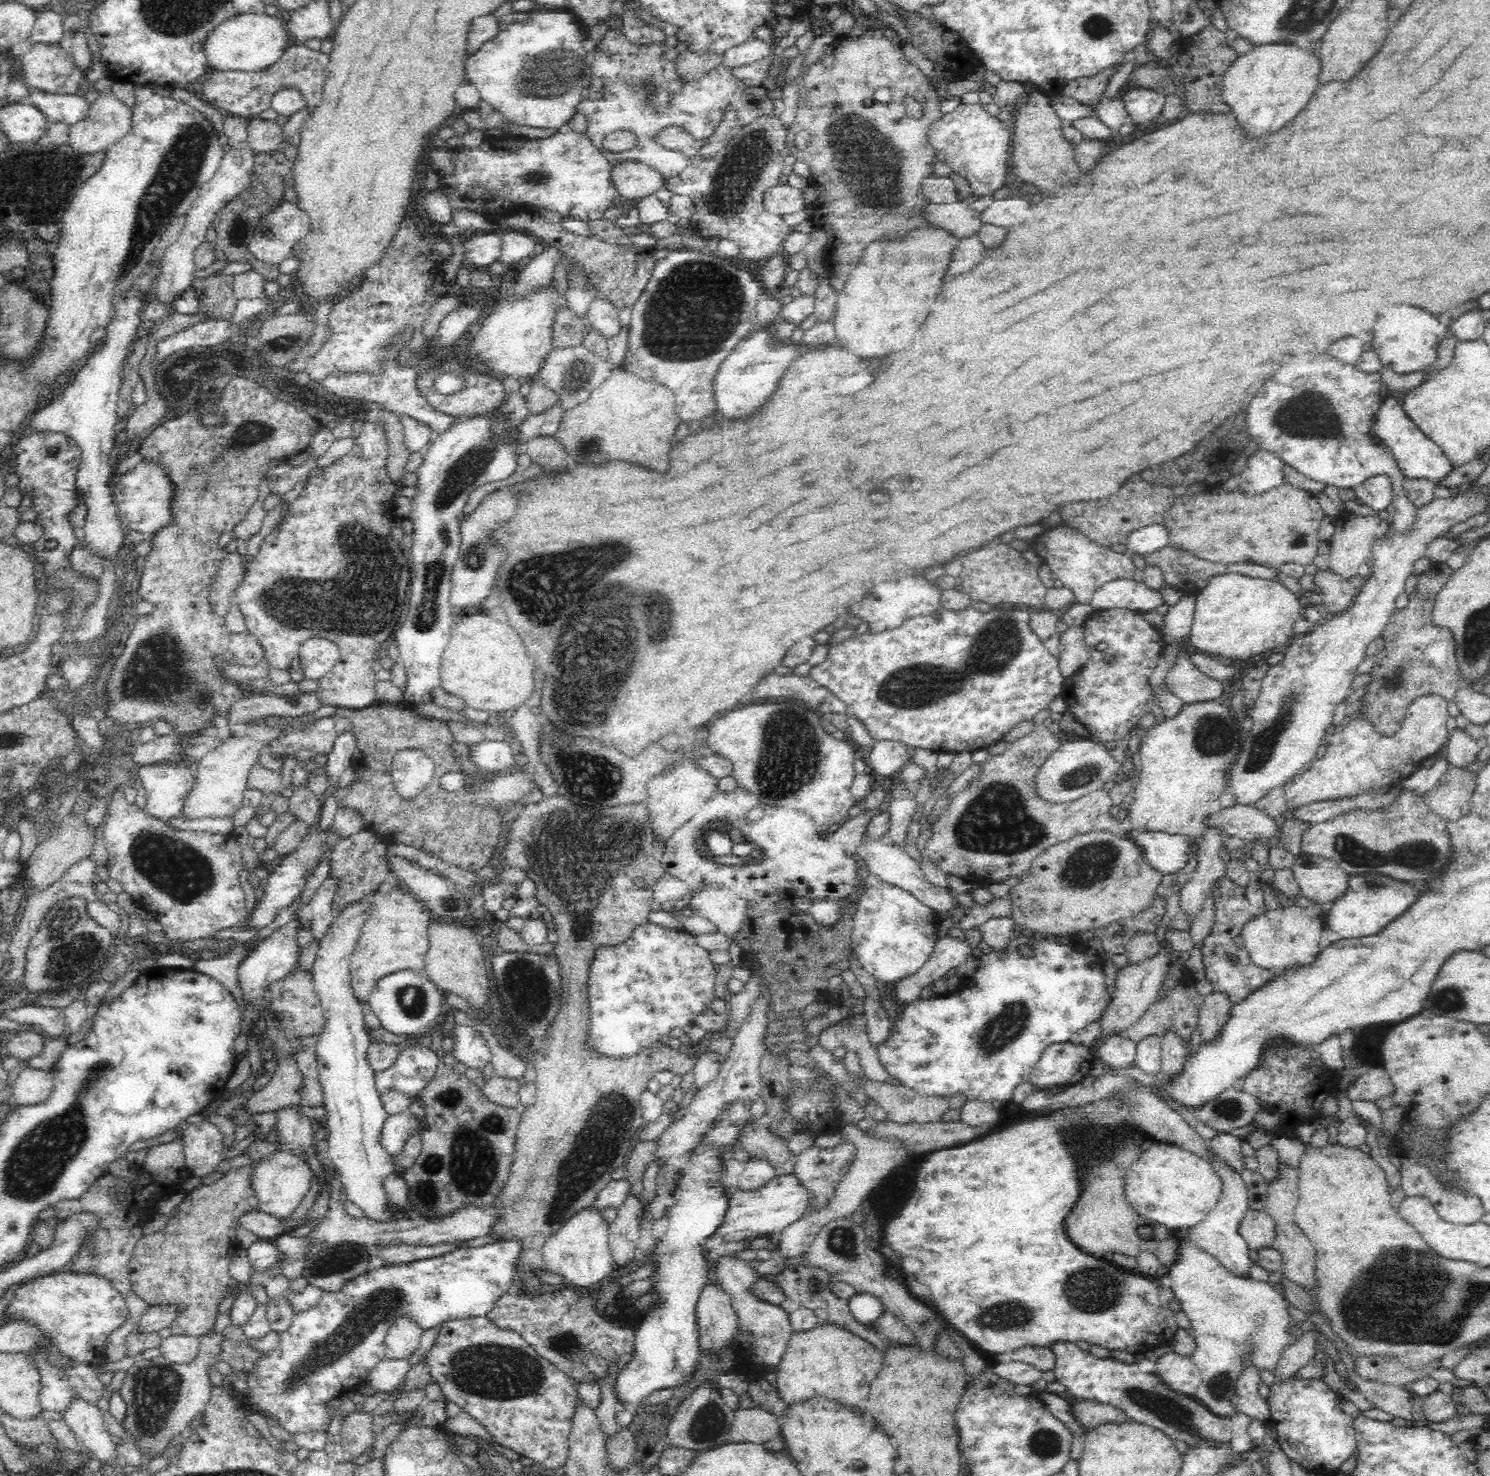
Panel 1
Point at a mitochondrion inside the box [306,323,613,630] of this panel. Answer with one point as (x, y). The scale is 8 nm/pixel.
(576, 377)

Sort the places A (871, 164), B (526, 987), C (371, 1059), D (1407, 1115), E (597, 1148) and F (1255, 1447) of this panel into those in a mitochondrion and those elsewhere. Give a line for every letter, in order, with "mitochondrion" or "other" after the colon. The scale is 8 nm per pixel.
A: mitochondrion
B: mitochondrion
C: other
D: other
E: mitochondrion
F: other

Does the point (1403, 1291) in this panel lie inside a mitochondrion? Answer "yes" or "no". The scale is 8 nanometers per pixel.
yes

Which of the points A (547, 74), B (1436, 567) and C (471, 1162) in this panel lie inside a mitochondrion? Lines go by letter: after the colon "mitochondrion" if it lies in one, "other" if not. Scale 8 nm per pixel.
A: mitochondrion
B: other
C: mitochondrion

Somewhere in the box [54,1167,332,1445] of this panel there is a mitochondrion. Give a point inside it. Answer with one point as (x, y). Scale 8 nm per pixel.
(154, 1390)

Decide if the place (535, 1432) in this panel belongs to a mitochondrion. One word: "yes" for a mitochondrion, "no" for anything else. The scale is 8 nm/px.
no

